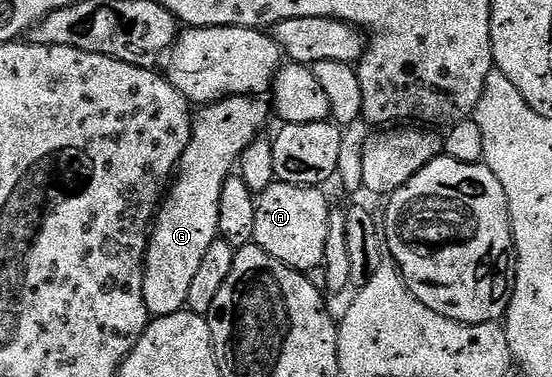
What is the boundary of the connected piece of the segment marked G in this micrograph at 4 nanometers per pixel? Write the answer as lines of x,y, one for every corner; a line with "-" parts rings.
223,97
193,116
190,143
154,218
144,256
142,295
153,318
174,315
187,306
190,282
210,243
218,239
222,187
237,168
242,151
265,132
268,113
270,117
269,102
259,97

